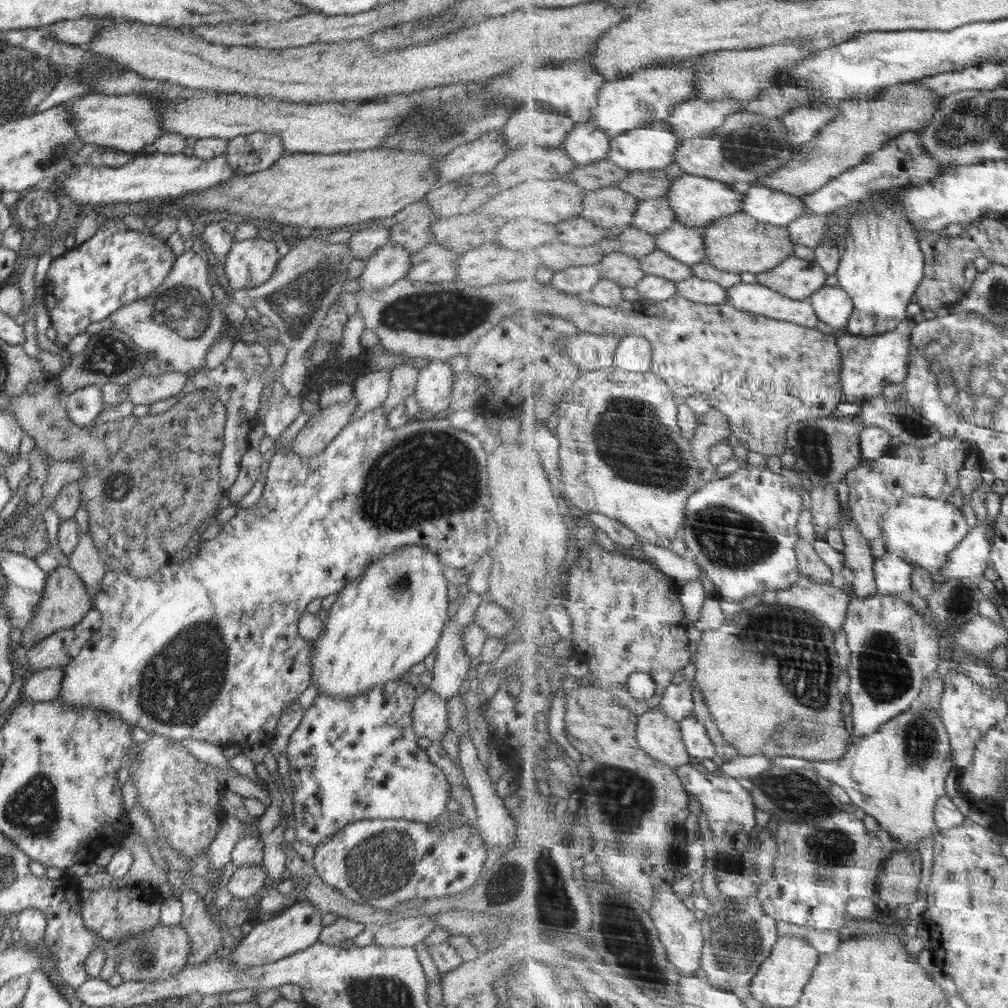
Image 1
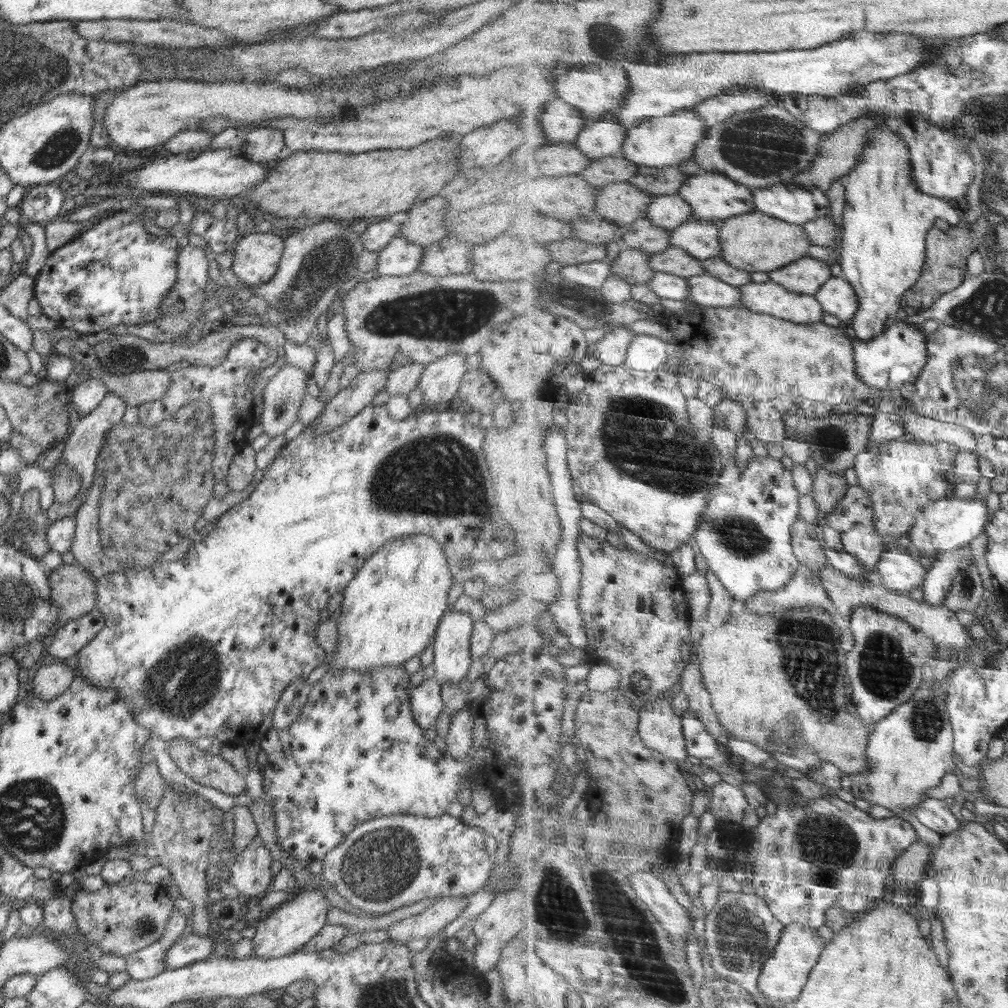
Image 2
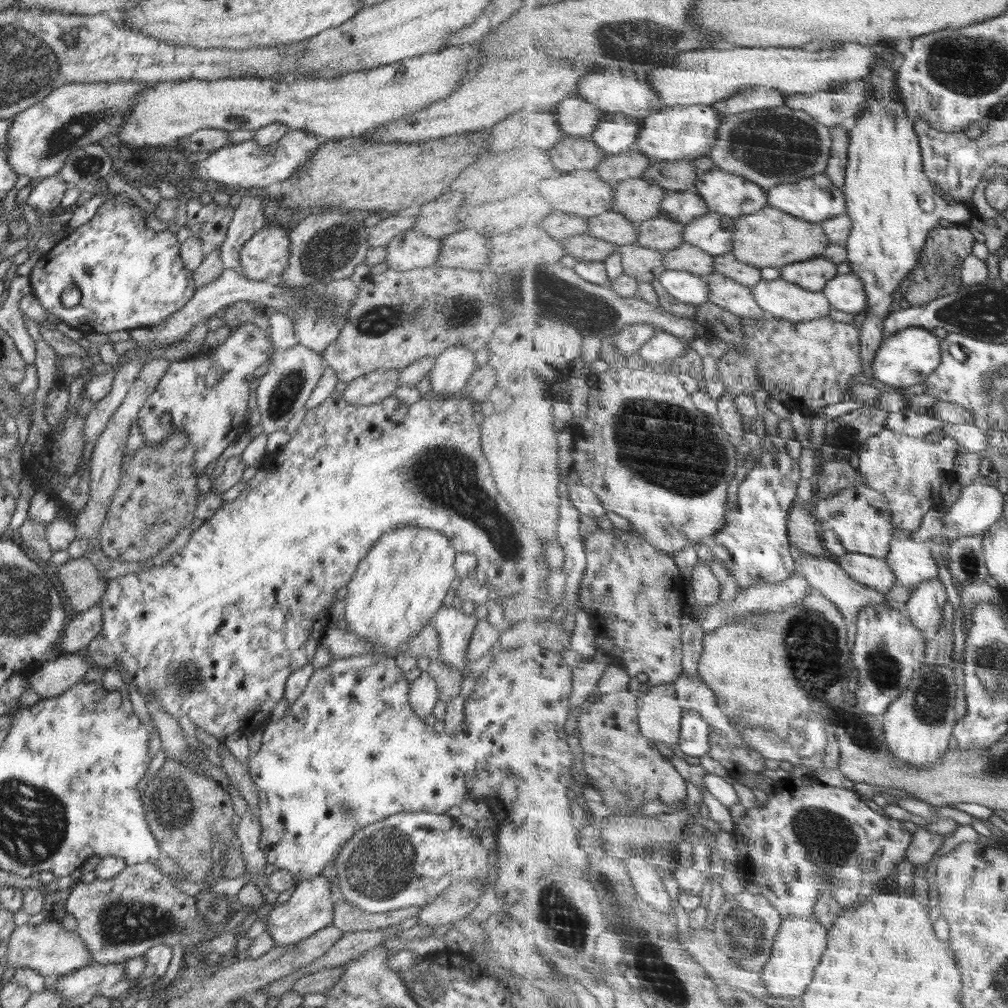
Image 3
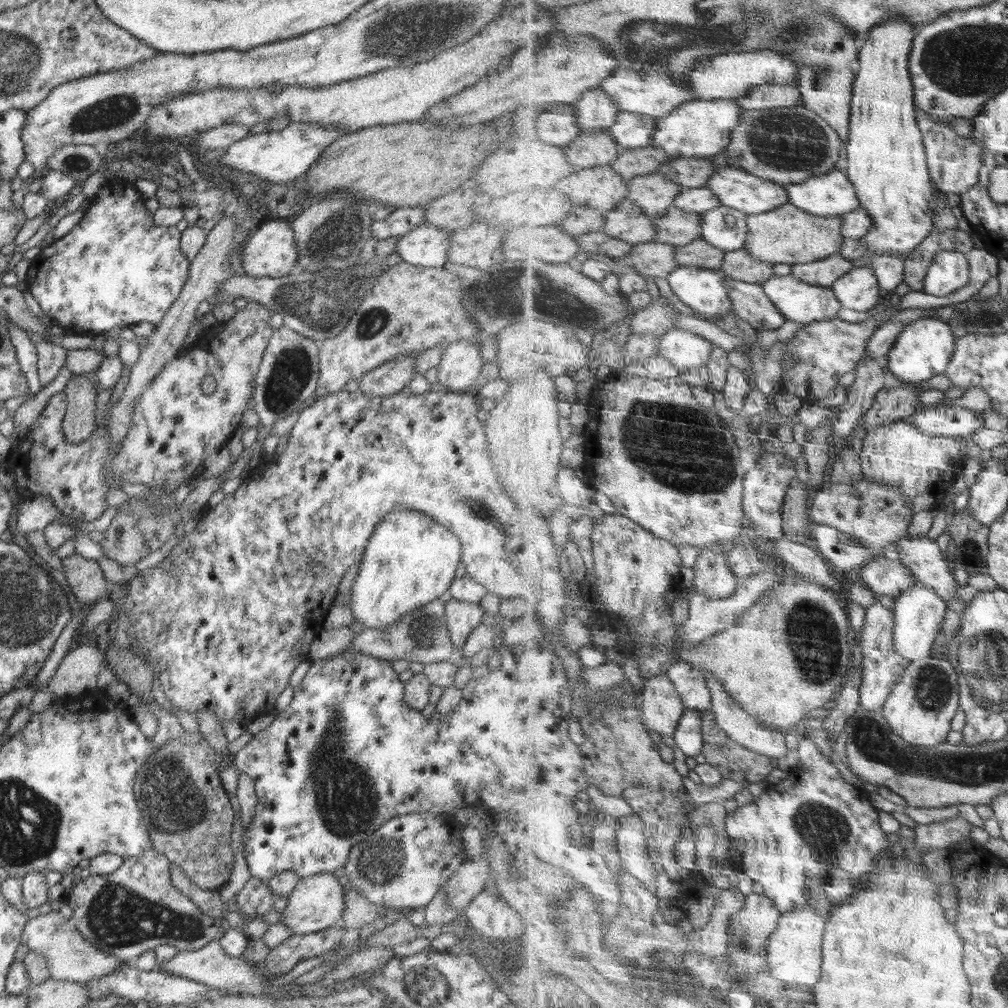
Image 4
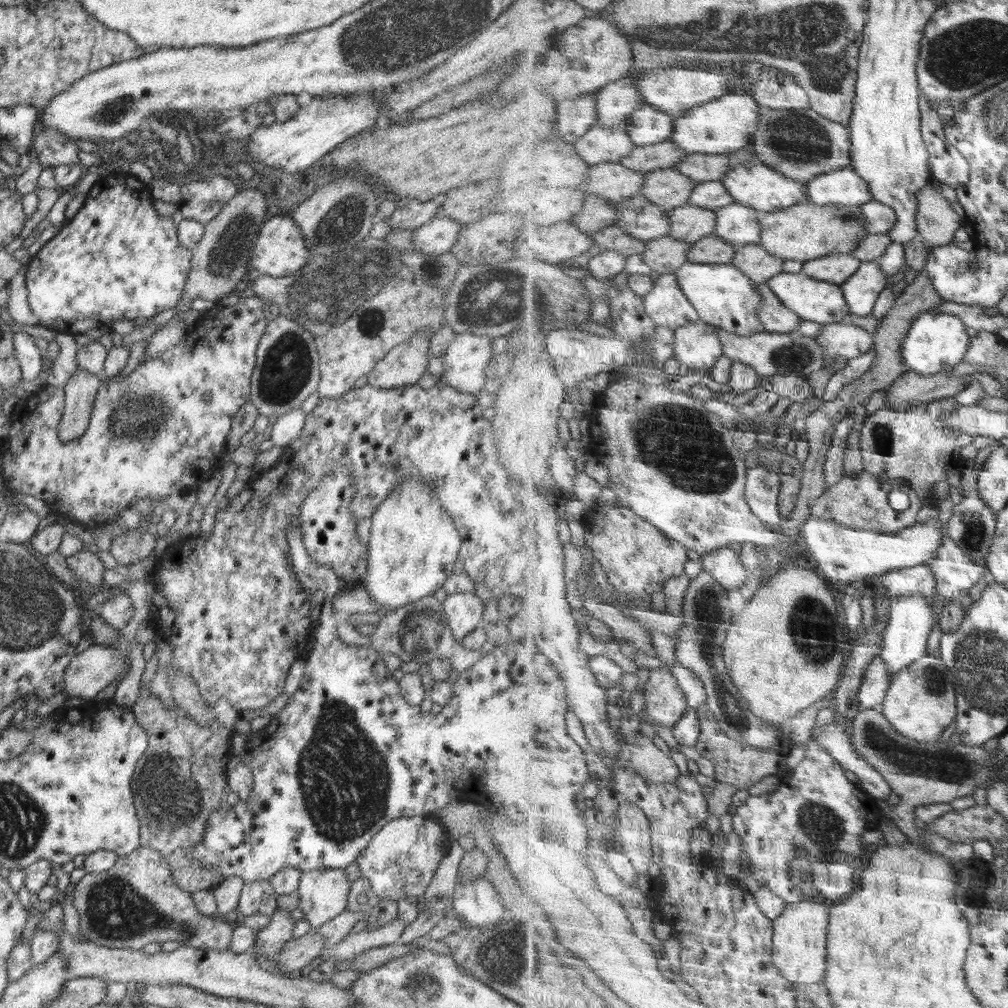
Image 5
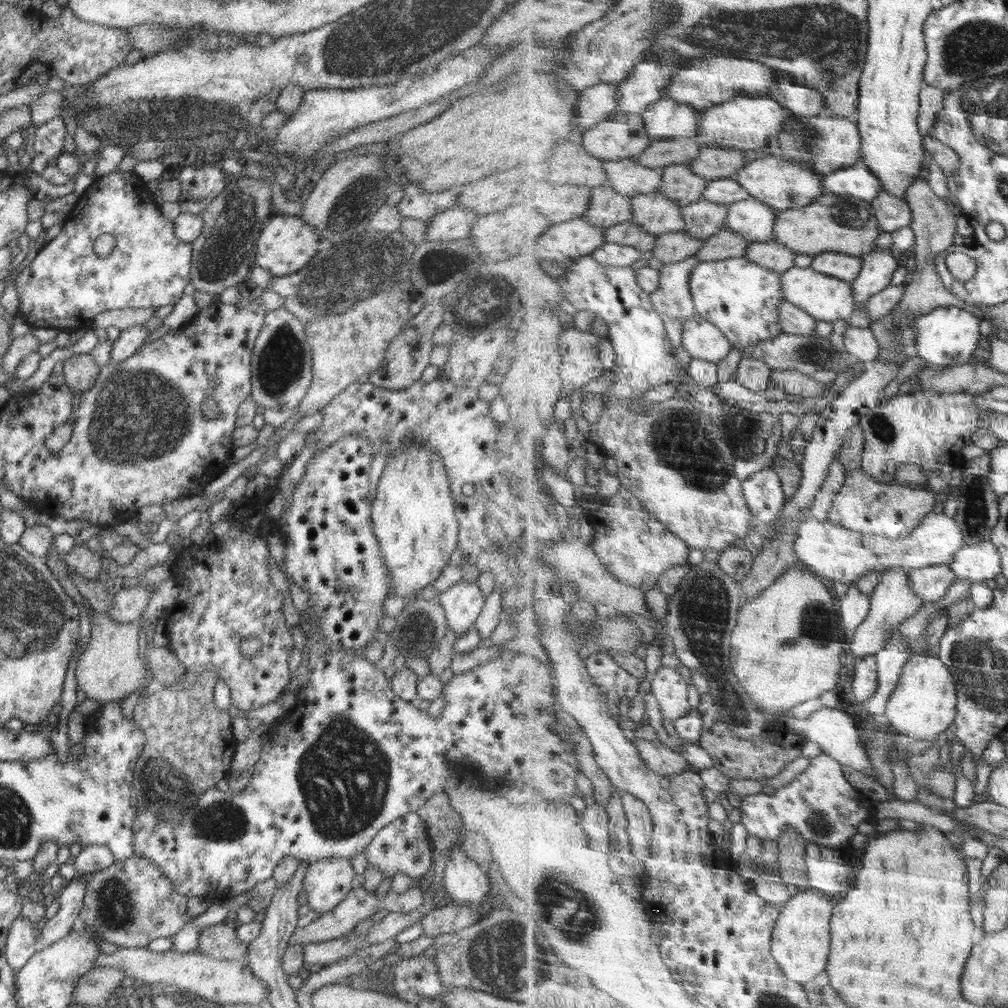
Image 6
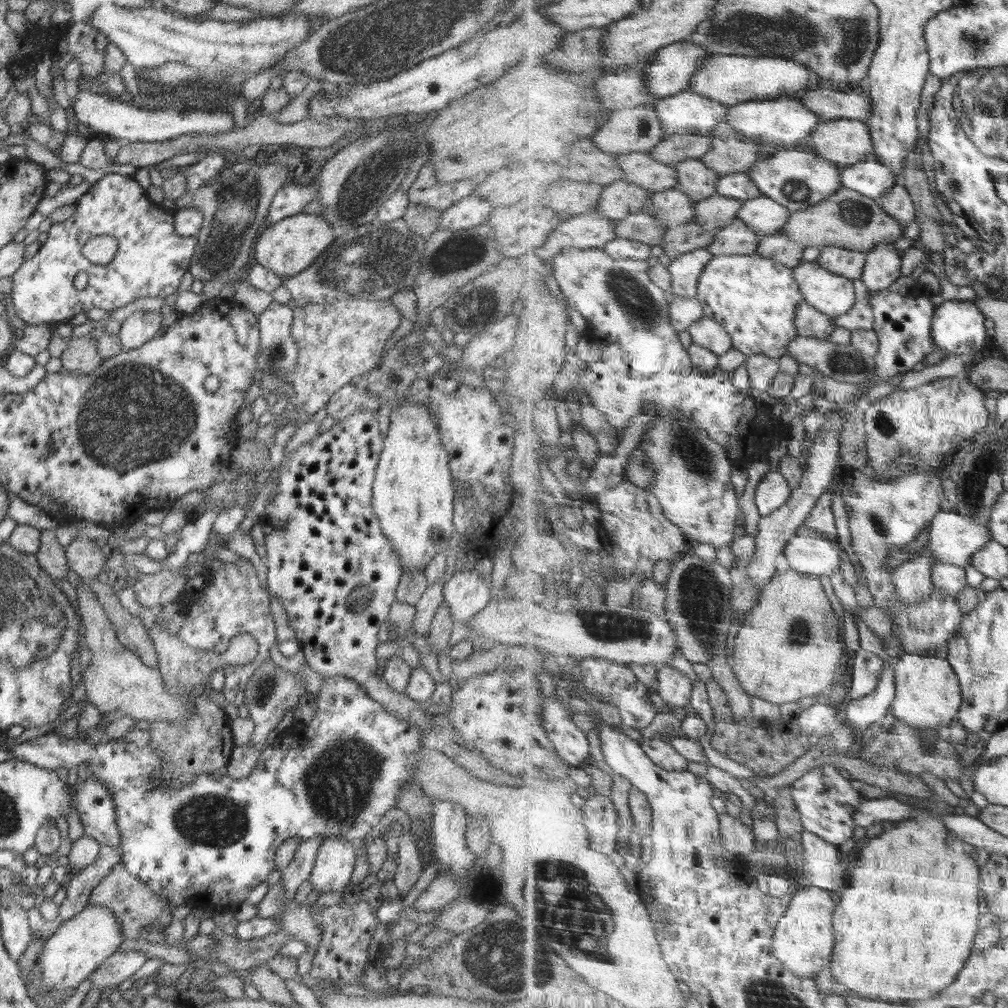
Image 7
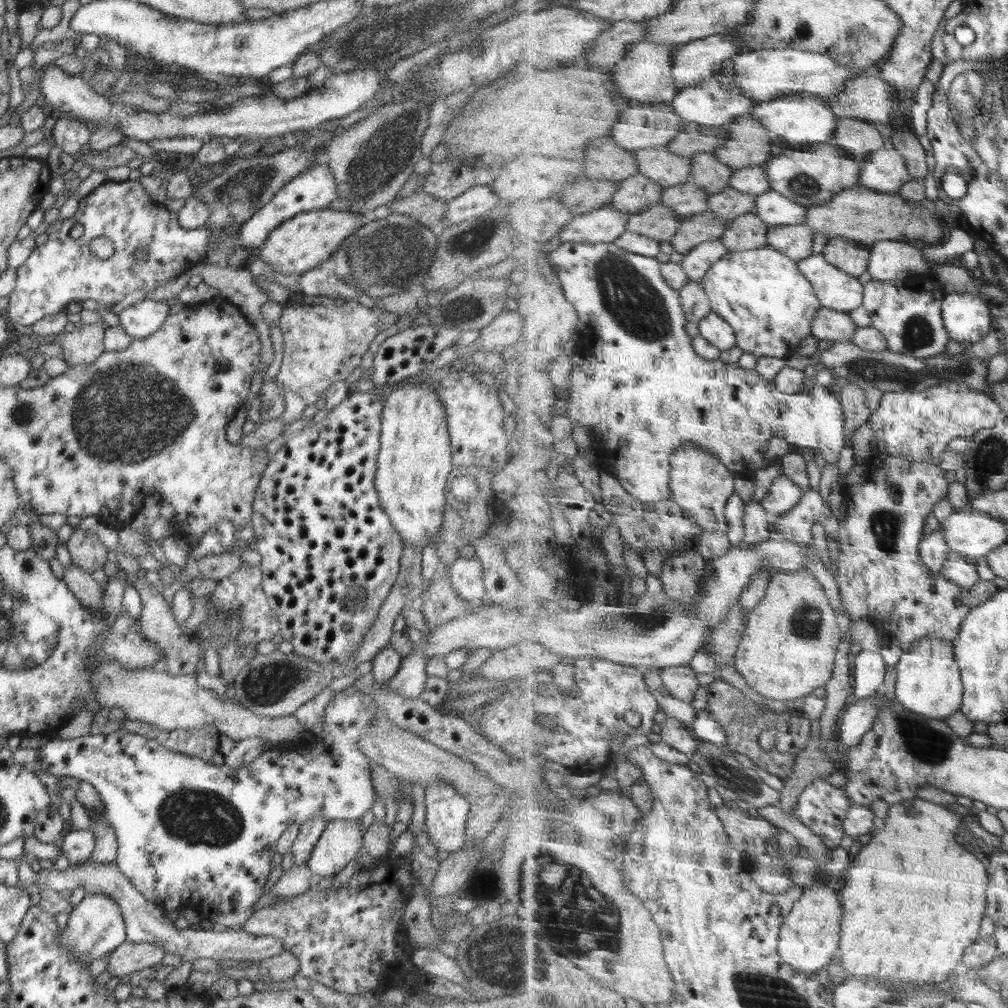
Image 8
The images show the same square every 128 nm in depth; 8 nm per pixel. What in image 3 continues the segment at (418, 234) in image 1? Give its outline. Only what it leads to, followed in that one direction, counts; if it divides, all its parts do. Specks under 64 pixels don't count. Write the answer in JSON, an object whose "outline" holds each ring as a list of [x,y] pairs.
{"outline":[[[449,190],[437,200],[424,203],[420,214],[415,216],[413,230],[432,238],[442,240],[460,228],[457,213],[463,204],[462,192]]]}

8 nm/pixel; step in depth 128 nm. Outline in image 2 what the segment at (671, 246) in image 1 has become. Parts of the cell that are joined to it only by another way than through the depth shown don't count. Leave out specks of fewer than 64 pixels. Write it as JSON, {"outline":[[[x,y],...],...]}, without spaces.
{"outline":[[[692,220],[671,233],[671,246],[684,248],[700,260],[720,257],[724,252],[720,242],[721,223]]]}

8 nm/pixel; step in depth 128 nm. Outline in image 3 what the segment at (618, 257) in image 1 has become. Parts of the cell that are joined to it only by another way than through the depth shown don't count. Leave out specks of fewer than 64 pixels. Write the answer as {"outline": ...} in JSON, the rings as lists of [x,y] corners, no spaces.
{"outline":[[[636,243],[624,245],[621,253],[625,272],[638,278],[640,283],[661,280],[662,275],[669,269],[664,262],[666,252],[662,250],[644,248]]]}

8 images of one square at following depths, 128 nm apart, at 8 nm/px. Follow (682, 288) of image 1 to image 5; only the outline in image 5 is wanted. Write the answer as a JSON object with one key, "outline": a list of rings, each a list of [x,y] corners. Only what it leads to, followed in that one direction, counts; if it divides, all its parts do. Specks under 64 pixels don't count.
{"outline":[[[762,283],[761,290],[762,302],[765,303],[762,305],[761,318],[762,324],[766,326],[766,331],[771,333],[791,333],[792,331],[798,330],[798,324],[800,324],[804,318],[798,316],[792,308],[788,308],[783,300],[780,300],[780,297],[772,290],[769,283]]]}

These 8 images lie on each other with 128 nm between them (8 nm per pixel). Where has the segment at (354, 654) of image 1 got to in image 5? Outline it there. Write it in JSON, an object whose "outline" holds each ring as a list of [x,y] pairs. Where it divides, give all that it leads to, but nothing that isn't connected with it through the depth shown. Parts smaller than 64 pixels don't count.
{"outline":[[[404,478],[374,510],[367,548],[365,590],[384,612],[396,611],[443,588],[453,574],[461,547],[459,532],[432,486],[418,478]]]}

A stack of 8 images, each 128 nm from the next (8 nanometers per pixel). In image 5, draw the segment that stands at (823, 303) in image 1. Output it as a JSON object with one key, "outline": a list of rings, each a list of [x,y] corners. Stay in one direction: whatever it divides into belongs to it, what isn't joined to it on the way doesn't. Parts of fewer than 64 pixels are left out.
{"outline":[[[878,259],[863,261],[861,269],[842,286],[852,313],[860,316],[870,316],[880,294],[888,286],[886,270],[880,268]]]}

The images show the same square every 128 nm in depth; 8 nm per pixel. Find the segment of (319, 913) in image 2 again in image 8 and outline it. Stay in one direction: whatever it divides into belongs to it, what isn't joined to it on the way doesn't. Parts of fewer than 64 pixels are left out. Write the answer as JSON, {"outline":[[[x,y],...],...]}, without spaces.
{"outline":[[[334,820],[326,824],[307,862],[315,880],[333,879],[355,860],[358,850],[363,848],[363,829],[361,820]]]}

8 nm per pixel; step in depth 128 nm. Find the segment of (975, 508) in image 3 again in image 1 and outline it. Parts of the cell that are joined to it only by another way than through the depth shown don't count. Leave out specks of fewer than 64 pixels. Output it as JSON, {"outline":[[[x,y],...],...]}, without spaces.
{"outline":[[[920,494],[911,495],[908,499],[904,499],[896,509],[890,509],[882,518],[881,526],[882,532],[886,534],[882,539],[886,543],[887,553],[900,556],[908,563],[913,563],[916,568],[926,570],[926,572],[930,573],[936,586],[944,586],[947,578],[943,576],[943,569],[949,566],[952,552],[960,546],[973,529],[968,525],[962,508],[957,508],[948,500],[938,500],[938,498],[925,497]]]}

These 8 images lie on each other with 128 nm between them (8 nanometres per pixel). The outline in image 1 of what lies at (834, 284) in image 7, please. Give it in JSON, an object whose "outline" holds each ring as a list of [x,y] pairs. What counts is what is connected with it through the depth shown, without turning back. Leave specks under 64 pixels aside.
{"outline":[[[742,282],[729,289],[728,296],[729,302],[738,310],[758,316],[794,322],[808,328],[816,328],[821,321],[810,299],[790,298],[764,284]]]}

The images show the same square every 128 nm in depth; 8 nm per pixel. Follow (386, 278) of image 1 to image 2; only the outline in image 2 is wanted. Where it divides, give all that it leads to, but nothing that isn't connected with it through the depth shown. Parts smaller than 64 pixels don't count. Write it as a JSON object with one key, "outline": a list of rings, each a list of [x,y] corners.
{"outline":[[[398,235],[376,253],[378,276],[402,276],[417,270],[422,261],[424,247],[412,244]]]}

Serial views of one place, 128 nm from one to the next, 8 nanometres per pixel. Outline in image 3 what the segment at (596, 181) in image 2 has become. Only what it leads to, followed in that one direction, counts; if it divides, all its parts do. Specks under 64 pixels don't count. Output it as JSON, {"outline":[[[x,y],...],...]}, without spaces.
{"outline":[[[632,150],[606,156],[606,160],[602,161],[595,171],[608,182],[617,184],[633,178],[643,178],[644,173],[652,164],[654,160],[650,156]]]}

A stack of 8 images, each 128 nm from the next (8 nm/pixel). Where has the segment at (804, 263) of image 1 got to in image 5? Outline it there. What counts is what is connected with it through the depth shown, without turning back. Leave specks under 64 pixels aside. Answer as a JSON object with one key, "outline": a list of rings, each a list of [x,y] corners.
{"outline":[[[834,254],[804,264],[802,272],[826,282],[843,285],[861,269],[863,260],[853,254]]]}

